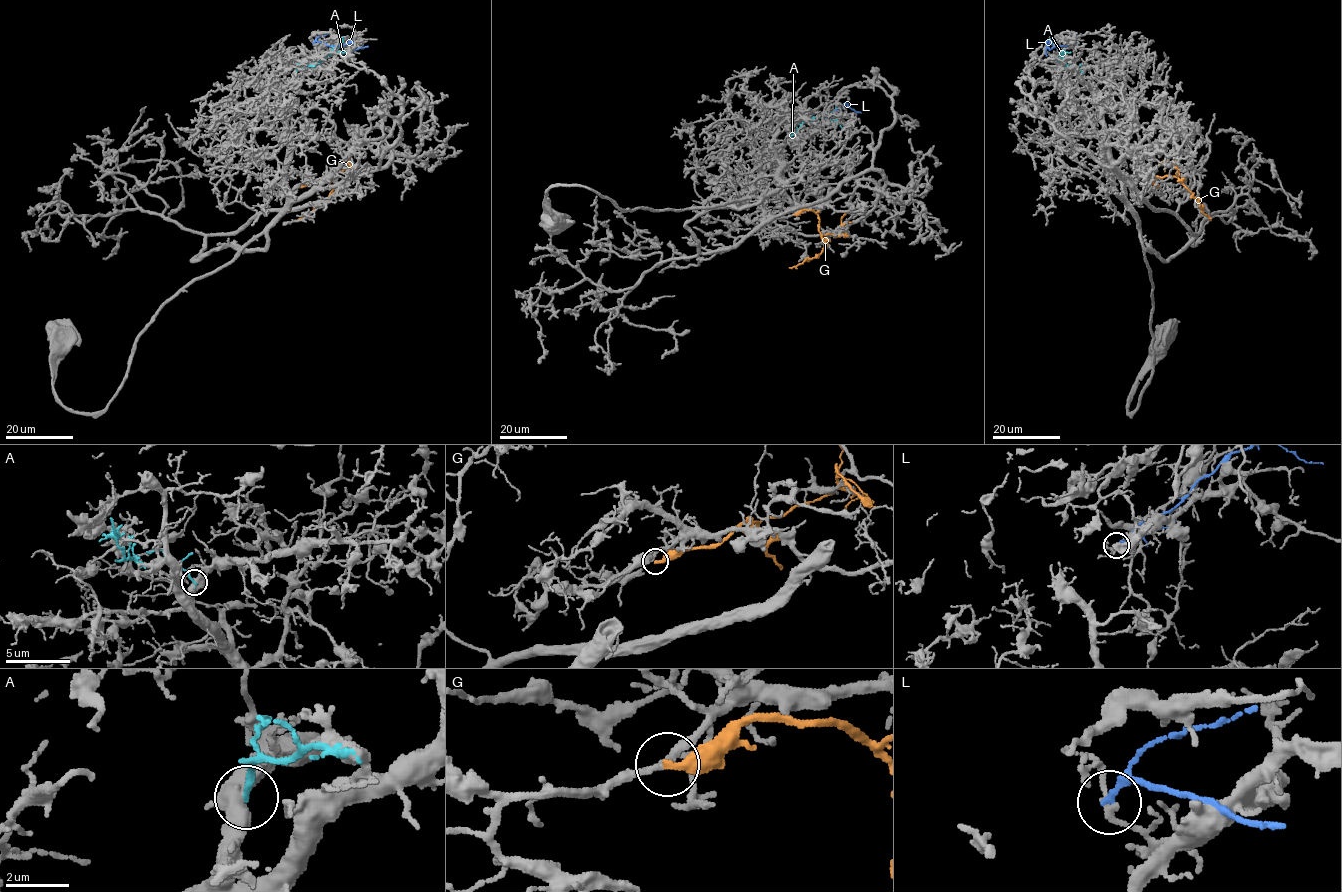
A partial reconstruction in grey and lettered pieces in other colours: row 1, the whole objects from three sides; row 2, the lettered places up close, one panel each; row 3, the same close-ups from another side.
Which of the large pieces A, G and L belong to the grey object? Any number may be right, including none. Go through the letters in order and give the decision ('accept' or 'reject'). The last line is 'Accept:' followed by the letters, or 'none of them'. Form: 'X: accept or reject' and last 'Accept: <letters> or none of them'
A: reject
G: reject
L: reject
Accept: none of them

